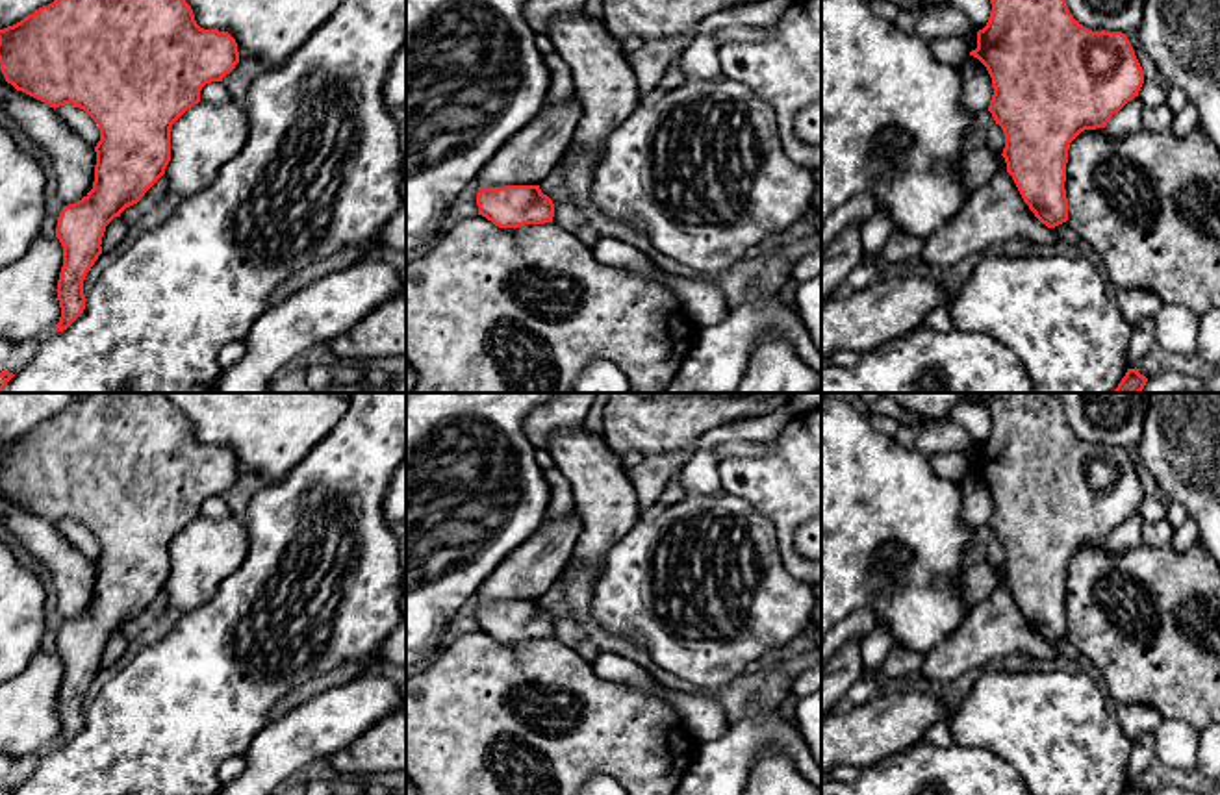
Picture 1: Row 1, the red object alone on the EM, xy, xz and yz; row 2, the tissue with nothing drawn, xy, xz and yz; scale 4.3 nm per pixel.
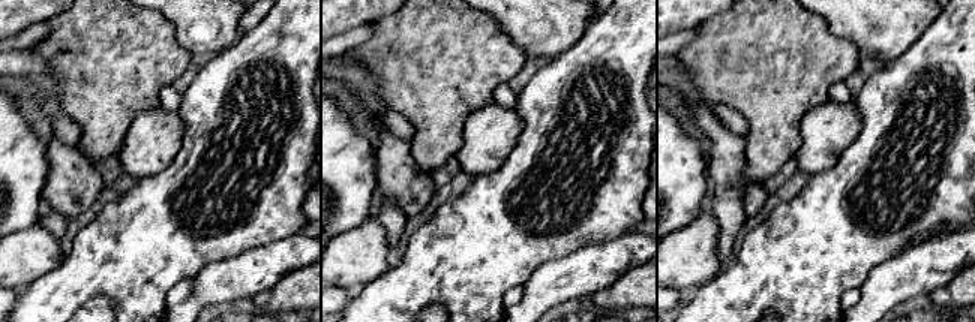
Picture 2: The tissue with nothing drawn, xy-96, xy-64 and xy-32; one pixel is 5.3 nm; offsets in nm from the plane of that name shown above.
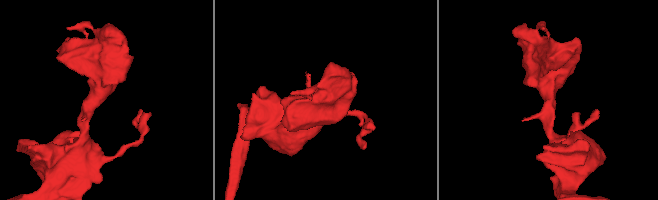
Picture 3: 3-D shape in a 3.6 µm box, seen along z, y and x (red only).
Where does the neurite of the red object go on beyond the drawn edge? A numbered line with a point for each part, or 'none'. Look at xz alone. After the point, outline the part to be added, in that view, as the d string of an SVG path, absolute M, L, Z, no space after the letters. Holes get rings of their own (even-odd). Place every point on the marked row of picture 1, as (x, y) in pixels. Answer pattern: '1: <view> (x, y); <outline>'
none

